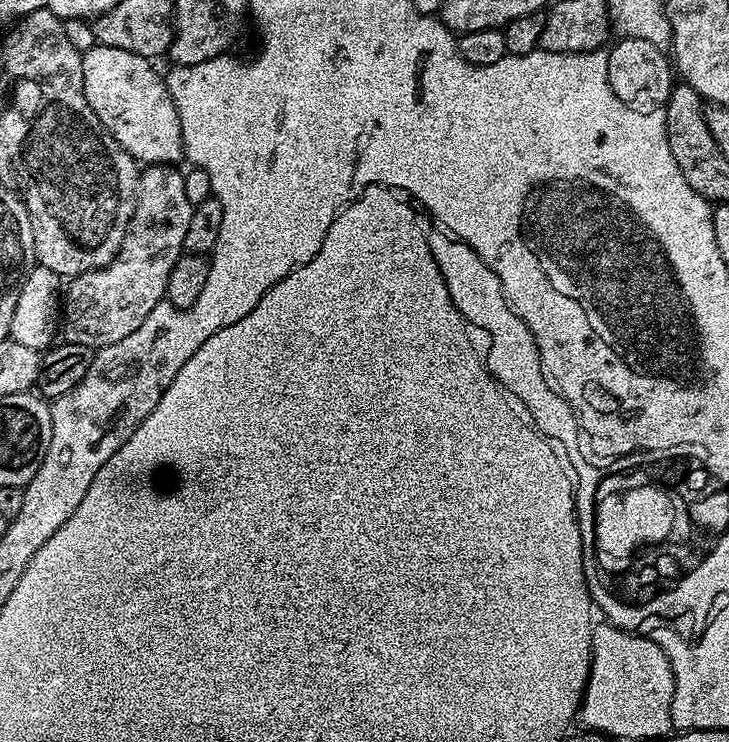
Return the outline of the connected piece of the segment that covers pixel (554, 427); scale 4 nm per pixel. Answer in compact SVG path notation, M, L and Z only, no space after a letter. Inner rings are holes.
M434 230L428 232L430 254L434 254L434 262L438 262L438 270L442 270L442 278L446 282L446 290L454 306L461 316L471 323L473 320L474 323L481 324L492 335L488 340L488 356L486 352L486 367L489 374L523 409L532 427L541 436L562 443L567 450L570 450L570 458L574 458L575 468L579 469L580 475L580 487L574 492L574 511L580 522L582 549L586 549L591 544L592 538L591 497L588 494L588 485L590 471L594 465L580 453L582 433L579 424L576 423L576 413L573 412L570 402L566 402L566 398L562 398L552 387L552 383L544 377L534 334L530 334L526 322L522 322L522 318L518 318L518 314L514 314L514 310L506 302L500 280L494 274L494 270L490 270L490 266L486 266L486 262L482 262L482 258L478 258L476 251L466 242L457 240L447 231L436 231L440 232Z

